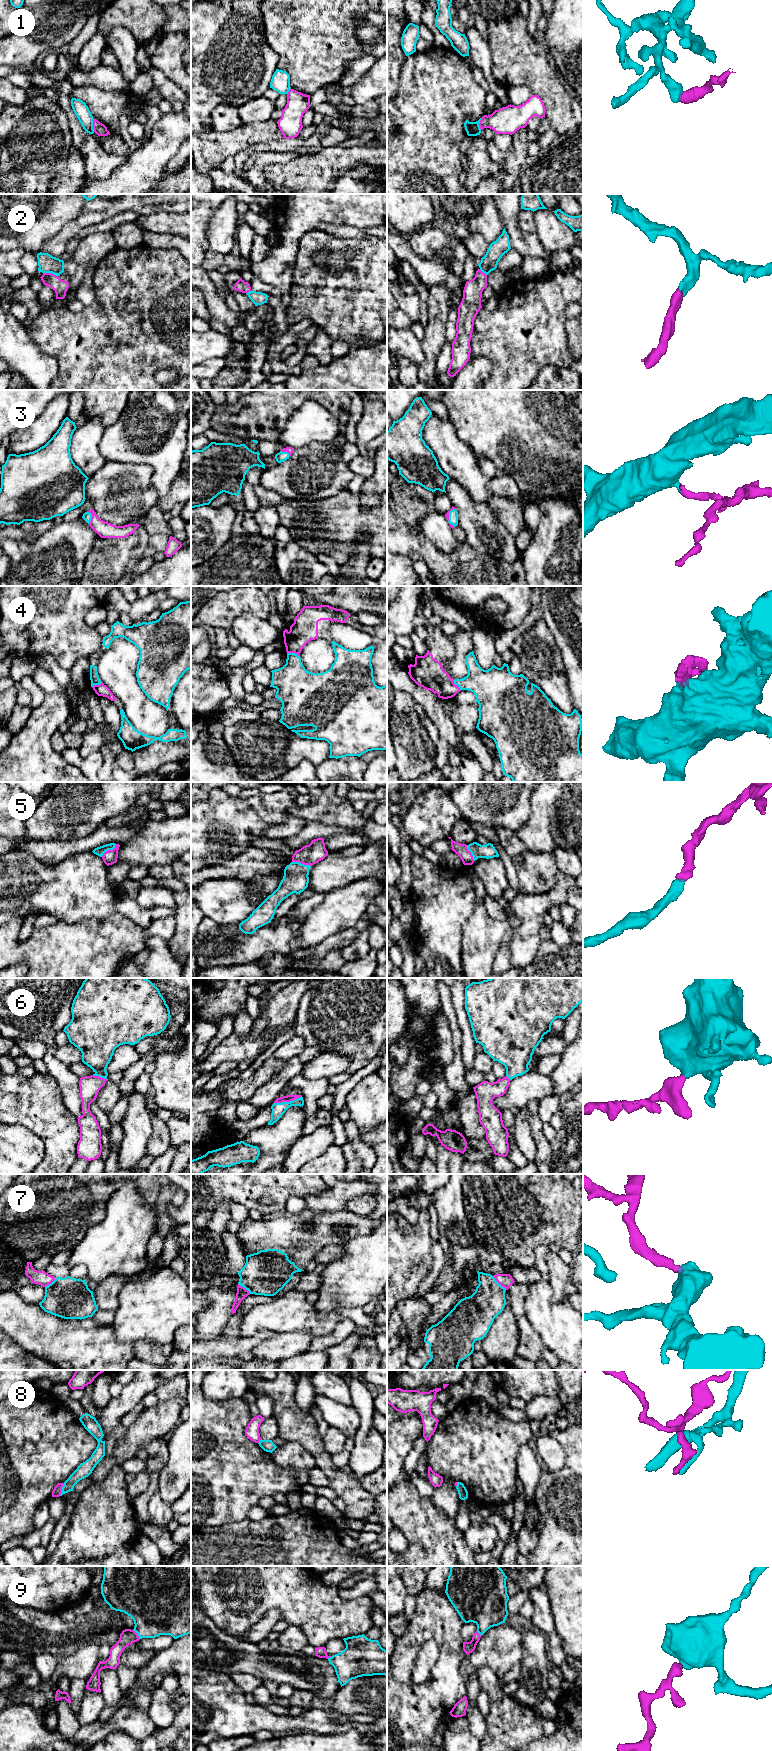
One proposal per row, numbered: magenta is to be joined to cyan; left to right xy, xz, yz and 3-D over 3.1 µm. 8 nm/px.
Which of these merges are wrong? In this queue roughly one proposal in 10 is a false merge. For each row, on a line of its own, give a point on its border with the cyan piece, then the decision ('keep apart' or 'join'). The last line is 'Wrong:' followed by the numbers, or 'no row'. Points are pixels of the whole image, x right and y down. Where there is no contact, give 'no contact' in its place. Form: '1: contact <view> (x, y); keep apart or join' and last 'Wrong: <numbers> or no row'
1: contact xy (92, 125); keep apart
2: contact xy (50, 272); join
3: contact xy (91, 517); join
4: contact xz (293, 653); join
5: contact xz (300, 863); join
6: contact xz (287, 1102); join
7: contact yz (498, 1283); join
8: contact xy (62, 1489); join
9: contact xy (137, 1633); join
Wrong: 1

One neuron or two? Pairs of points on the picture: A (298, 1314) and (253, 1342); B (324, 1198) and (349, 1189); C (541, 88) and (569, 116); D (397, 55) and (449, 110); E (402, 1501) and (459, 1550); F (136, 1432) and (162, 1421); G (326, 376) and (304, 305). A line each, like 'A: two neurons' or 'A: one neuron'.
A: two neurons
B: one neuron
C: one neuron
D: two neurons
E: one neuron
F: one neuron
G: two neurons

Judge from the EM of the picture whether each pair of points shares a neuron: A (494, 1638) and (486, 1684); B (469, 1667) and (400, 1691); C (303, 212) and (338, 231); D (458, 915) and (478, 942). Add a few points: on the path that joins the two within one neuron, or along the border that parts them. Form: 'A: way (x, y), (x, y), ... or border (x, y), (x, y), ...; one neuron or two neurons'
A: border (475, 1671), (481, 1667), (489, 1667), (498, 1677); two neurons
B: border (467, 1655), (460, 1667), (460, 1675), (464, 1679); two neurons
C: border (347, 225), (319, 224), (314, 229); two neurons
D: border (477, 905), (462, 927), (461, 946); two neurons

